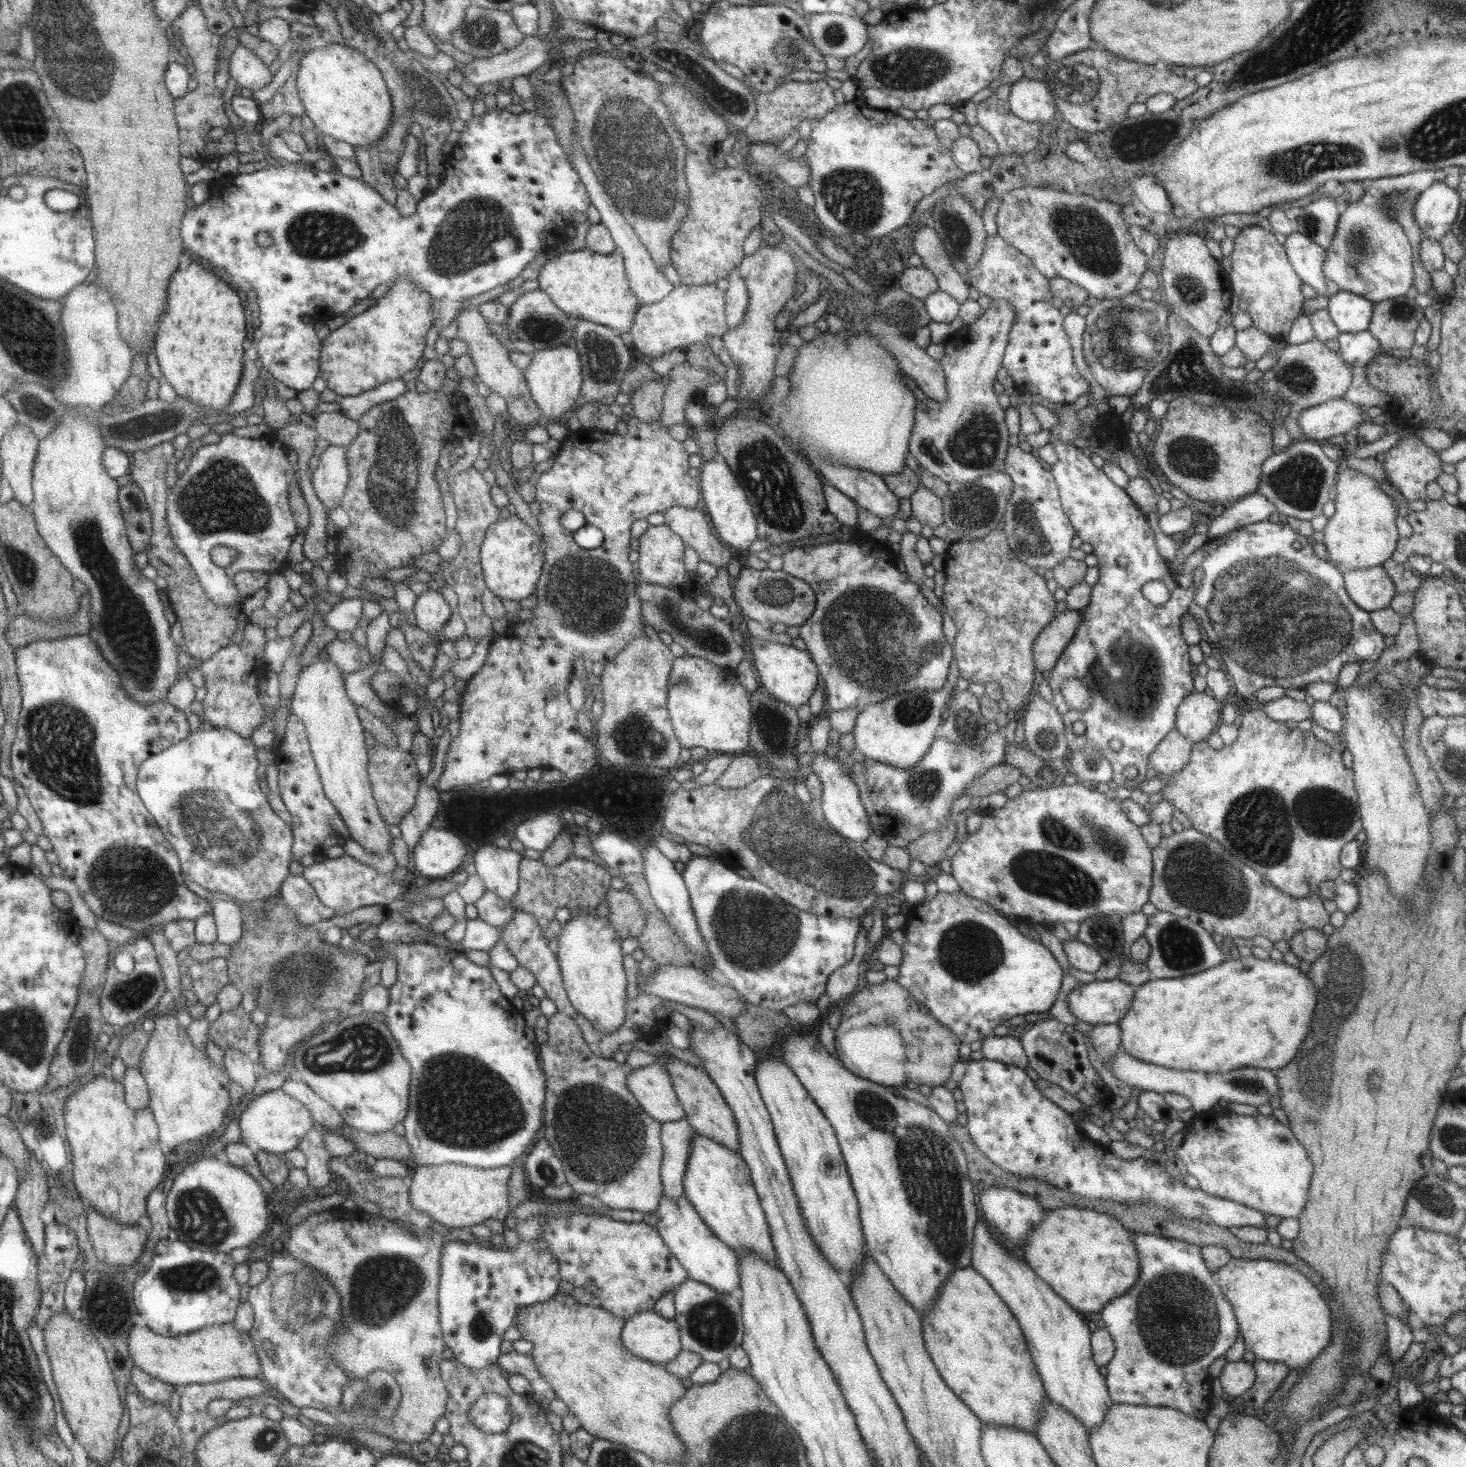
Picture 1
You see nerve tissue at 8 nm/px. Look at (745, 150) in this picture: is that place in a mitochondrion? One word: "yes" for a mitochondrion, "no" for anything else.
no

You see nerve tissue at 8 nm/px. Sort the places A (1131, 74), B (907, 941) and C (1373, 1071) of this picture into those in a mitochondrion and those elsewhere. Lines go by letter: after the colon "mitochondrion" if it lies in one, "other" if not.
A: other
B: other
C: other

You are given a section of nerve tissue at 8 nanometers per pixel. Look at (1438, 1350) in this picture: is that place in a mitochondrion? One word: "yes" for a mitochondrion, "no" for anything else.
no

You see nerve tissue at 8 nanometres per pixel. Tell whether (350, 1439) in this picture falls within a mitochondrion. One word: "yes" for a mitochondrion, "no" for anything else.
no

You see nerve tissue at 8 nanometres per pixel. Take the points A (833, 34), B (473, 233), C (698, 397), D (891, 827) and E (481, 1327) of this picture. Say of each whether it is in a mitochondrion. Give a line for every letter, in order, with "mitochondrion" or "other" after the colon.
A: mitochondrion
B: mitochondrion
C: other
D: other
E: mitochondrion

